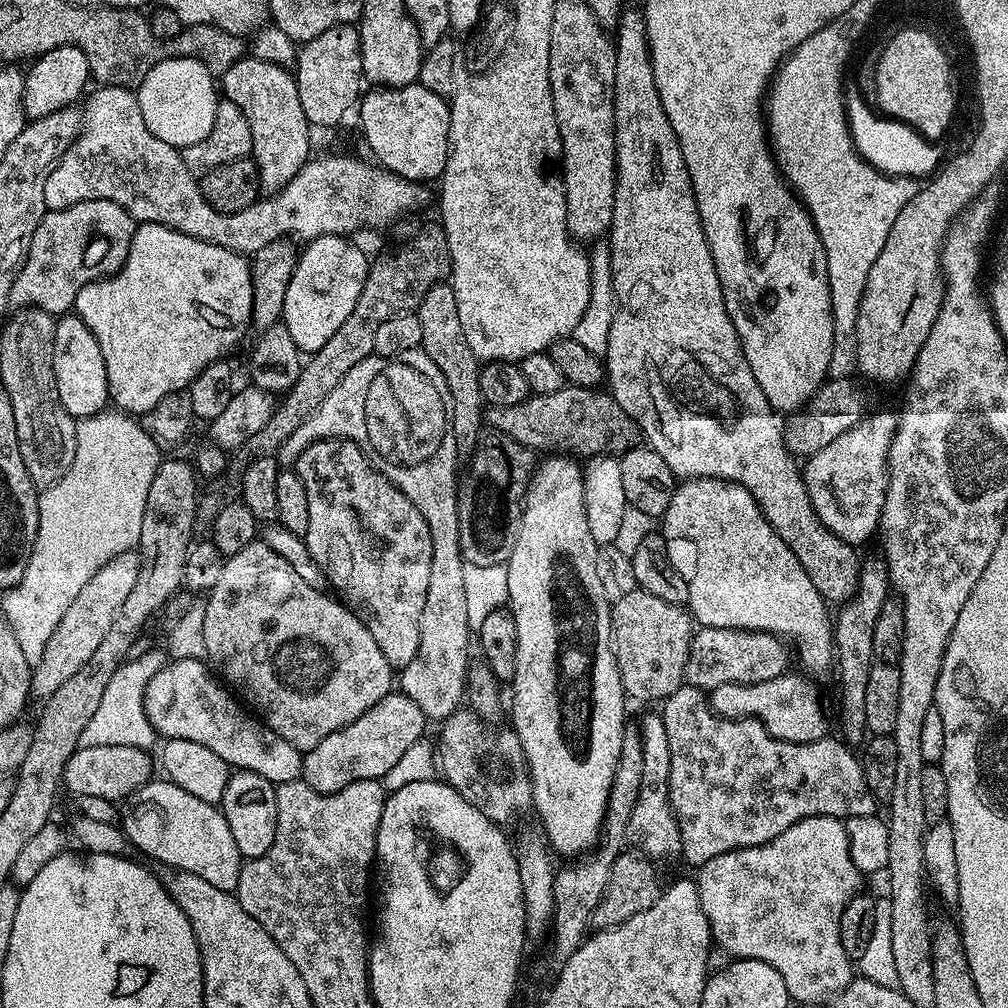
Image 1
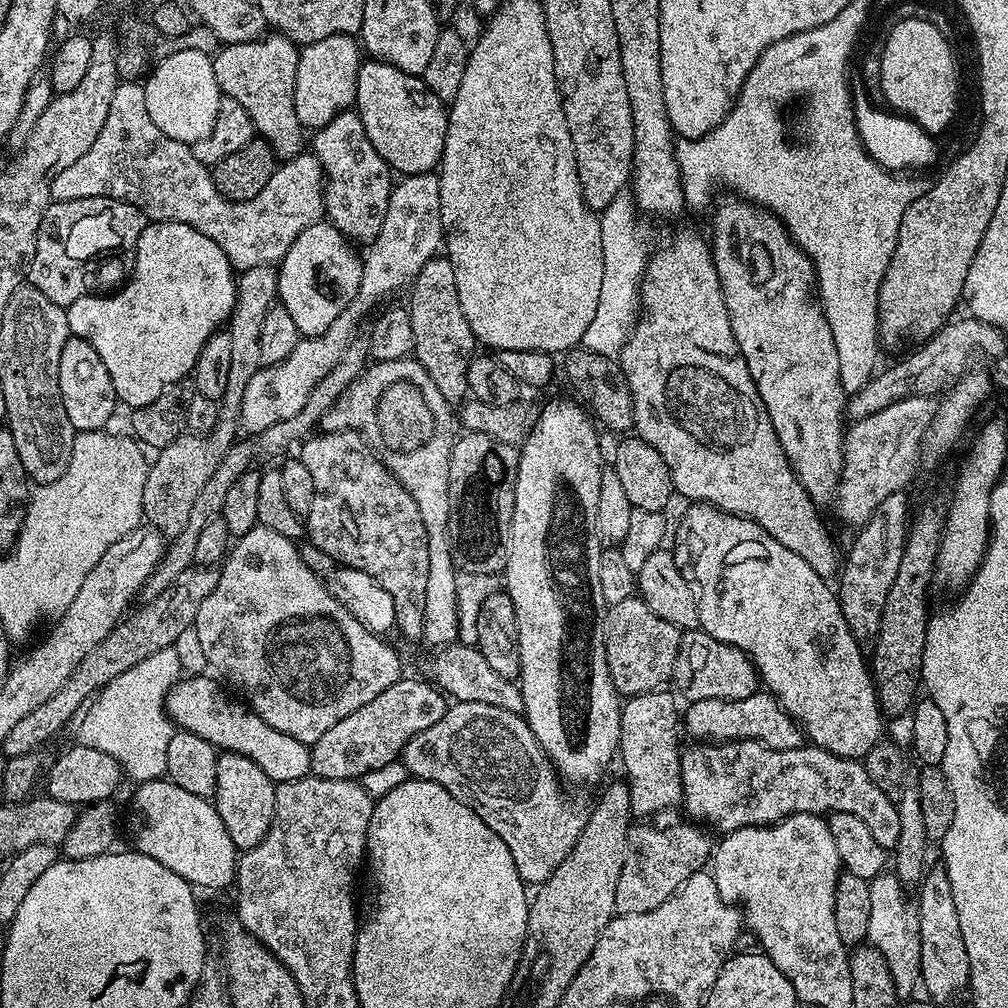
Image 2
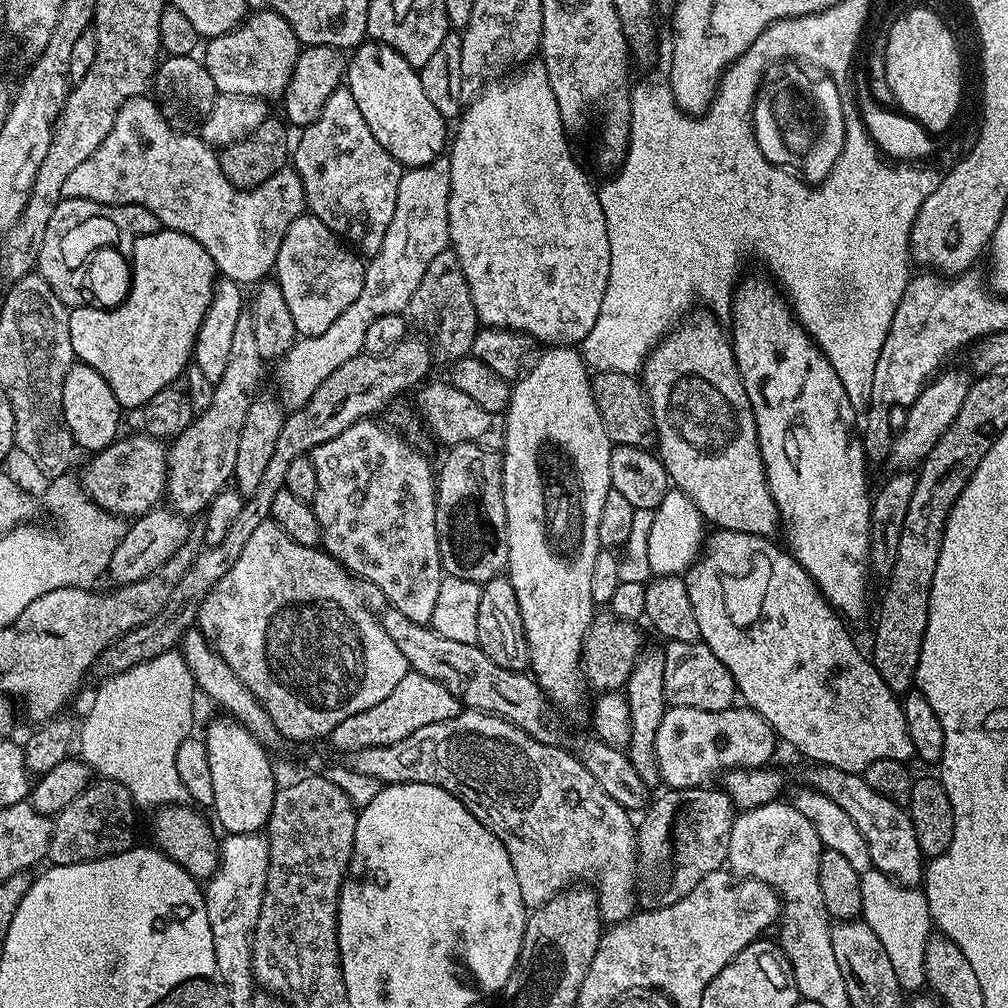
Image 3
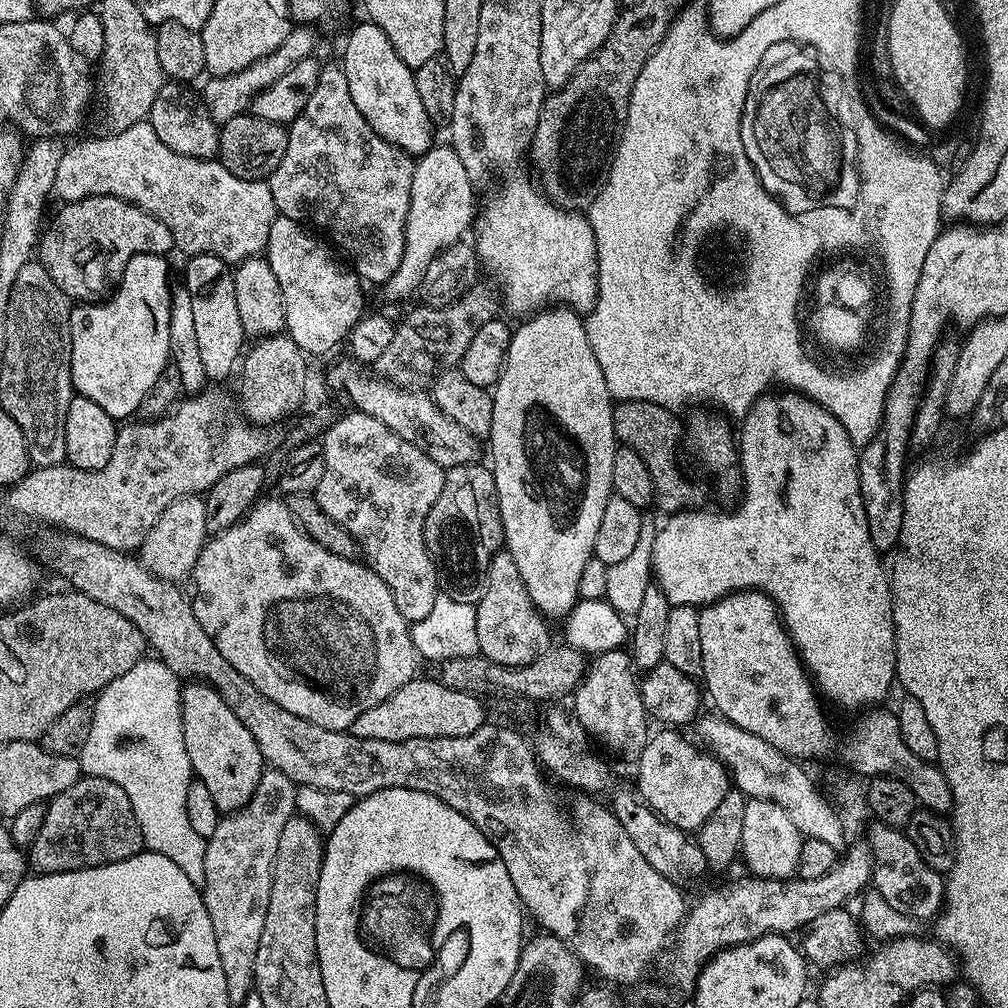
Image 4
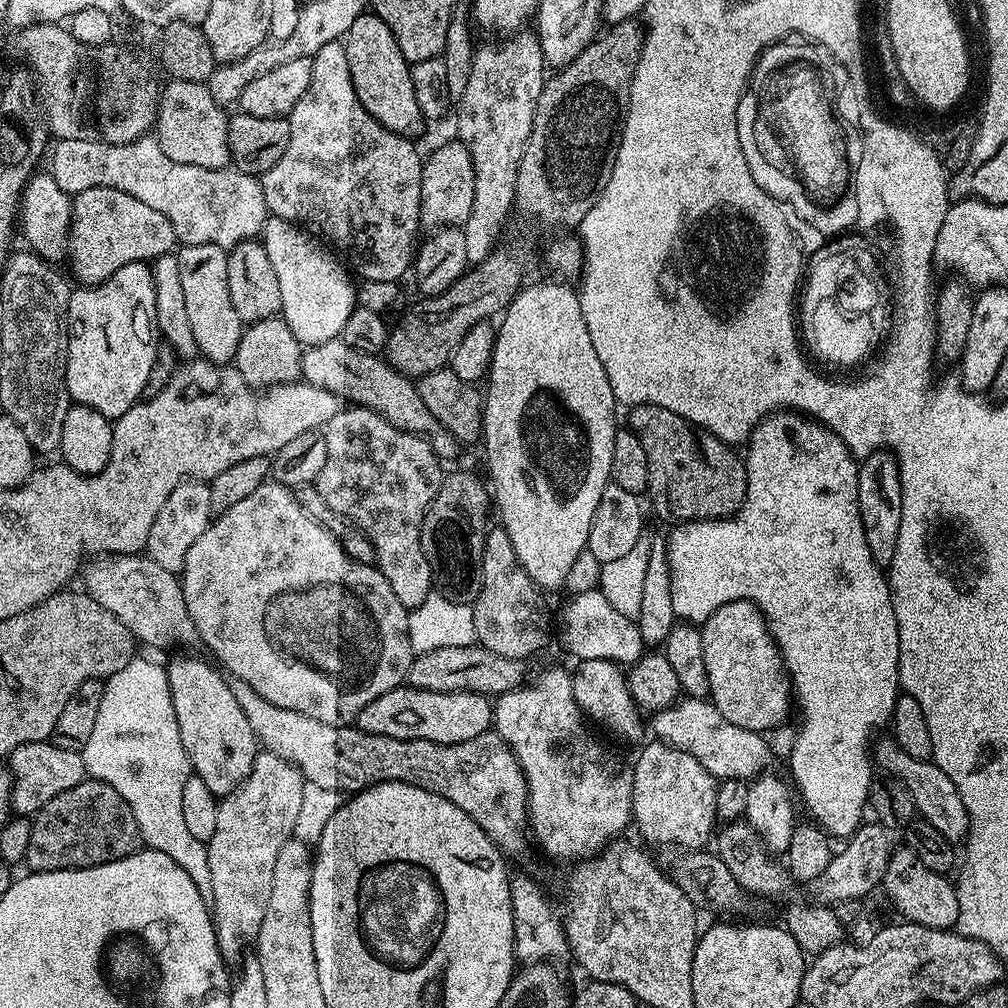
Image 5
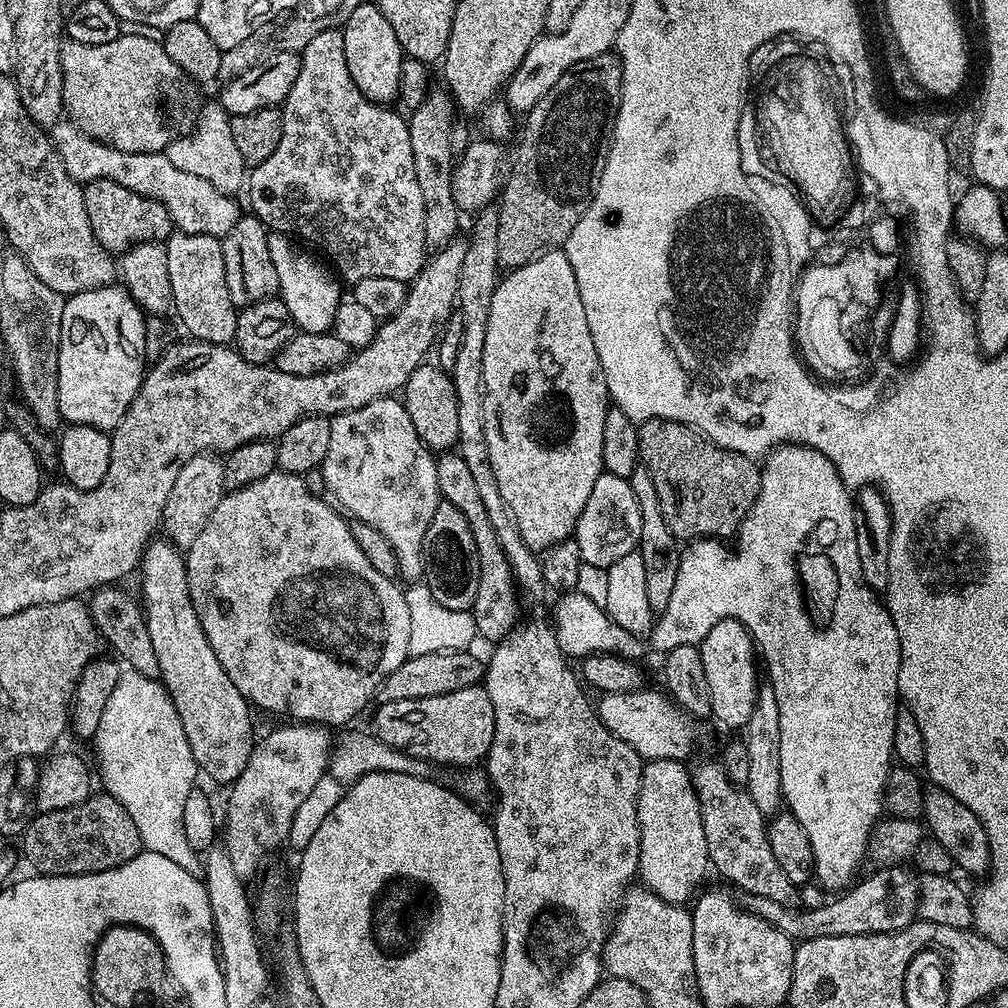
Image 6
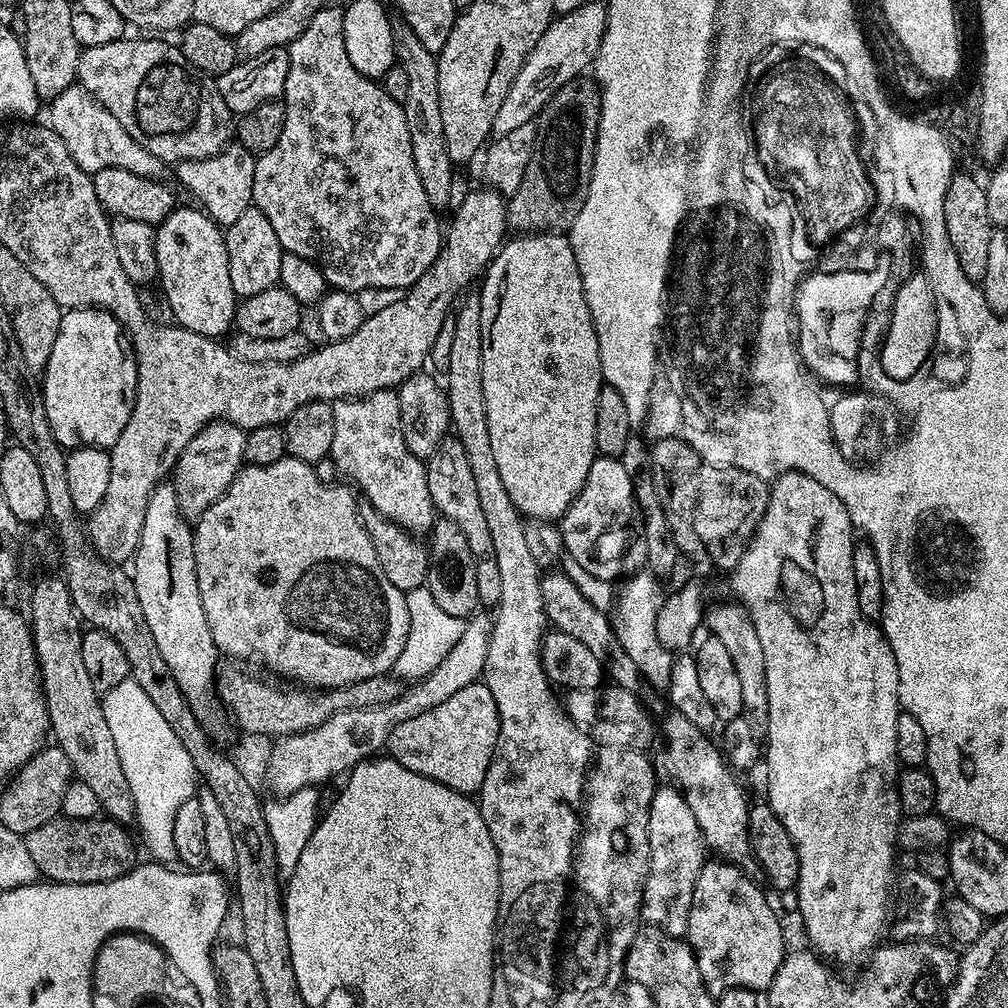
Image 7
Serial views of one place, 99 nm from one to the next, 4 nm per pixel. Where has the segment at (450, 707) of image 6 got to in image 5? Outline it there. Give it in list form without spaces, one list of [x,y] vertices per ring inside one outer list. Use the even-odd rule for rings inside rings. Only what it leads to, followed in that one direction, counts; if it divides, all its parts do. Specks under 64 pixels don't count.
[[[401,686],[390,690],[382,698],[374,698],[374,702],[370,706],[366,706],[364,712],[358,714],[354,724],[355,727],[360,728],[366,734],[419,738],[439,744],[457,744],[458,742],[470,742],[470,738],[478,738],[478,734],[482,734],[493,727],[494,704],[491,699],[475,694],[437,694],[430,690]]]

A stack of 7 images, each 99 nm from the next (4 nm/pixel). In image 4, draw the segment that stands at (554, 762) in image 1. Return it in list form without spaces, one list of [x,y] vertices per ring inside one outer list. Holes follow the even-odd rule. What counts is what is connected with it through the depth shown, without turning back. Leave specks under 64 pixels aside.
[[[554,306],[549,310],[537,313],[523,321],[519,329],[513,331],[512,341],[508,347],[508,357],[504,363],[502,374],[491,389],[494,402],[494,418],[490,422],[490,430],[486,444],[492,447],[490,467],[496,483],[496,497],[500,507],[500,517],[504,523],[504,544],[506,550],[518,565],[518,574],[522,574],[522,582],[526,584],[526,594],[530,596],[537,611],[545,618],[551,616],[567,617],[580,599],[578,582],[582,579],[582,569],[590,562],[594,550],[594,538],[598,534],[598,522],[602,522],[602,510],[606,510],[606,502],[614,494],[612,491],[612,475],[614,474],[614,454],[618,441],[614,434],[614,396],[606,386],[606,378],[602,378],[602,366],[598,366],[598,358],[594,358],[594,350],[590,350],[590,342],[586,338],[584,320],[571,309]]]

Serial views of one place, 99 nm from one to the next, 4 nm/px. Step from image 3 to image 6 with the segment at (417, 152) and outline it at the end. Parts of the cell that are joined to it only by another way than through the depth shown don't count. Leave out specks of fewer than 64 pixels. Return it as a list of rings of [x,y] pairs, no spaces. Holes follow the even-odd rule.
[[[366,2],[350,14],[350,18],[342,25],[344,49],[346,50],[346,67],[350,69],[350,78],[354,78],[354,86],[366,94],[376,104],[391,105],[399,97],[398,78],[402,78],[402,62],[405,54],[394,35],[390,22],[386,22],[386,14],[378,10],[374,2]]]

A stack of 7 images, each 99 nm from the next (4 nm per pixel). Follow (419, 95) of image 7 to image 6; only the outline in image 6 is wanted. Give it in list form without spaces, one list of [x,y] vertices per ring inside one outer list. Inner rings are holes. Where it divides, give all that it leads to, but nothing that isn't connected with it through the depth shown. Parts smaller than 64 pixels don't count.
[[[429,91],[422,106],[411,109],[407,117],[410,130],[410,147],[414,150],[414,178],[422,189],[424,203],[424,242],[429,249],[439,250],[457,239],[462,213],[454,198],[452,170],[458,156],[451,150],[450,136],[454,123],[454,105],[447,91]]]

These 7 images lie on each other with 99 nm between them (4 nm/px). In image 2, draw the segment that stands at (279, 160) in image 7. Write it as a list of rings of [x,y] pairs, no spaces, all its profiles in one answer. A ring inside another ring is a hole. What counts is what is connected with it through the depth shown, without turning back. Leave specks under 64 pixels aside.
[[[354,110],[339,112],[326,126],[315,129],[310,140],[310,151],[318,158],[324,171],[324,216],[347,236],[349,241],[367,246],[382,230],[382,221],[390,206],[394,187],[394,173],[374,150],[374,142],[366,135],[366,126]]]

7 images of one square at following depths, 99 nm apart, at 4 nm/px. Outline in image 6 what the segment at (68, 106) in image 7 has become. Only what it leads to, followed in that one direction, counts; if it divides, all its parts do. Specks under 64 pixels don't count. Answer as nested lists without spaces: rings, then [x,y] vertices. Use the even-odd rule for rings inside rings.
[[[67,122],[51,125],[50,135],[70,178],[79,180],[81,185],[92,180],[113,180],[118,182],[118,186],[126,186],[126,190],[134,190],[134,194],[154,198],[154,202],[162,202],[162,206],[166,206],[173,225],[181,232],[222,238],[241,218],[242,209],[236,205],[236,196],[214,190],[214,186],[198,174],[178,170],[164,152],[123,152],[111,142],[89,136],[80,124]]]

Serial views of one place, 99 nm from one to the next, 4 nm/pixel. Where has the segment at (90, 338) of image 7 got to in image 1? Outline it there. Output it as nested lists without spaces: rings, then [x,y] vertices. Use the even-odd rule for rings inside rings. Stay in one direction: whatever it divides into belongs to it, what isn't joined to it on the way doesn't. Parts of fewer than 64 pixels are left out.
[[[140,224],[130,242],[130,254],[126,254],[126,262],[120,267],[119,272],[82,286],[82,290],[78,290],[74,312],[82,318],[82,322],[86,322],[86,326],[90,326],[94,338],[98,338],[102,358],[106,362],[111,403],[125,414],[143,414],[157,406],[158,402],[171,392],[185,391],[188,385],[194,382],[194,378],[198,378],[198,374],[202,374],[202,370],[210,366],[212,360],[231,357],[231,352],[243,342],[244,335],[249,335],[252,326],[252,269],[249,261],[241,253],[231,252],[222,246],[214,246],[205,240],[190,238],[190,234],[182,234],[161,224]]]

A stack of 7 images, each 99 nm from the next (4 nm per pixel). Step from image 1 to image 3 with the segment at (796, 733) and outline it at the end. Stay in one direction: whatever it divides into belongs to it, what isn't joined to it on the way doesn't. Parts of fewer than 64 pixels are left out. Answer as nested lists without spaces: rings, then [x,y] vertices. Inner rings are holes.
[[[690,706],[669,707],[658,722],[654,754],[661,781],[669,789],[699,788],[707,785],[712,775],[733,768],[762,768],[776,752],[778,737],[762,714],[747,706],[726,710],[694,710]]]

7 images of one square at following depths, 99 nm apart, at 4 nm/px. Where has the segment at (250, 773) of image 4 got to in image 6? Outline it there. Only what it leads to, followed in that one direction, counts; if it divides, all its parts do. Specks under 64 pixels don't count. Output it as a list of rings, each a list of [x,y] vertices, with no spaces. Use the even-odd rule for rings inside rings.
[[[156,538],[149,543],[142,561],[143,610],[148,617],[150,642],[154,642],[154,654],[158,657],[158,679],[174,702],[174,710],[178,710],[197,769],[228,786],[246,770],[246,762],[250,762],[254,743],[253,709],[238,686],[230,682],[230,674],[222,670],[218,654],[214,654],[210,642],[206,642],[202,622],[198,622],[190,598],[184,562],[181,549],[171,540]]]

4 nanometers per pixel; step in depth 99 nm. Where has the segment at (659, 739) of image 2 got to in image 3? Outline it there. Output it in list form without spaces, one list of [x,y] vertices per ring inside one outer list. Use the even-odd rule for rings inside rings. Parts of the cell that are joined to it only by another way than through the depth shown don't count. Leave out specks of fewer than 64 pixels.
[[[645,647],[632,666],[632,673],[626,685],[626,697],[630,712],[630,738],[626,747],[634,770],[638,770],[638,778],[649,786],[661,783],[658,762],[654,754],[654,738],[658,738],[658,722],[662,722],[666,705],[664,702],[664,675],[666,674],[666,658],[664,648]]]

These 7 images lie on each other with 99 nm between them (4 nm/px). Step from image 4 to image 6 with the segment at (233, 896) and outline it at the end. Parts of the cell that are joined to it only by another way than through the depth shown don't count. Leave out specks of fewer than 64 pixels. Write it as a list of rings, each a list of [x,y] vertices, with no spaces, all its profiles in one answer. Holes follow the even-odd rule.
[[[288,722],[285,728],[276,728],[273,732],[268,732],[264,737],[257,739],[252,745],[252,753],[250,754],[250,762],[246,762],[246,770],[242,770],[242,774],[233,780],[230,785],[230,791],[232,793],[228,796],[228,821],[223,821],[222,824],[222,843],[225,848],[227,848],[230,854],[230,862],[234,862],[234,870],[242,878],[249,878],[260,868],[260,863],[275,850],[279,844],[283,845],[288,839],[290,834],[290,822],[294,822],[294,814],[298,810],[298,806],[302,806],[302,801],[306,798],[306,794],[310,794],[310,790],[318,782],[318,778],[322,778],[330,768],[330,757],[332,754],[332,749],[334,747],[334,736],[331,736],[329,729],[327,727],[321,726],[319,724],[310,724],[307,722]]]

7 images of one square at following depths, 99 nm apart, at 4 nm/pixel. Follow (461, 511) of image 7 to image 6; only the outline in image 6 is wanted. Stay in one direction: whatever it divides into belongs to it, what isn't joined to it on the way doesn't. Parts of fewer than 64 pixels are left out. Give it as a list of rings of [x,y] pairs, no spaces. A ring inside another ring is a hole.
[[[449,450],[443,453],[437,459],[436,469],[438,470],[438,486],[440,487],[441,497],[447,503],[458,506],[458,510],[462,510],[462,515],[470,522],[470,534],[474,534],[474,546],[478,546],[478,594],[474,597],[474,606],[470,610],[476,623],[477,633],[483,639],[485,636],[486,639],[492,640],[491,642],[499,642],[505,636],[512,635],[521,619],[521,617],[519,618],[521,597],[518,595],[516,579],[512,577],[510,562],[506,558],[506,554],[502,554],[502,545],[498,542],[498,537],[494,534],[494,525],[486,514],[486,505],[482,503],[482,497],[480,497],[476,483],[474,483],[474,477],[467,468],[466,461],[460,457],[459,451]]]

